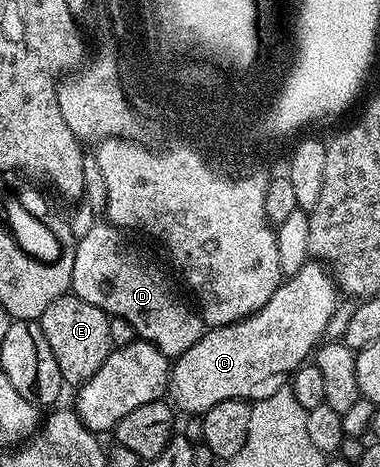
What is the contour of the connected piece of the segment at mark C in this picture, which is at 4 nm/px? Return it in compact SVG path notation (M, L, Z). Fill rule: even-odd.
M307 261L300 271L286 276L280 283L277 293L257 309L249 317L224 327L212 327L204 330L202 337L171 363L171 376L167 382L167 395L176 412L188 411L195 417L213 409L213 405L221 405L221 401L245 399L254 401L264 399L277 389L288 386L289 380L298 367L308 362L309 356L318 348L331 318L335 315L335 306L341 300L334 278L324 264L318 261Z

